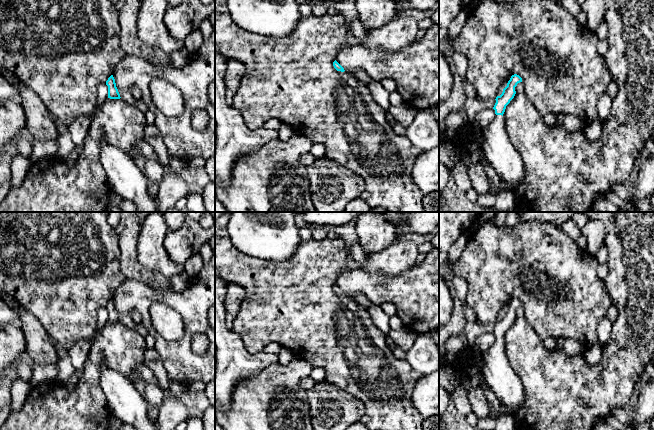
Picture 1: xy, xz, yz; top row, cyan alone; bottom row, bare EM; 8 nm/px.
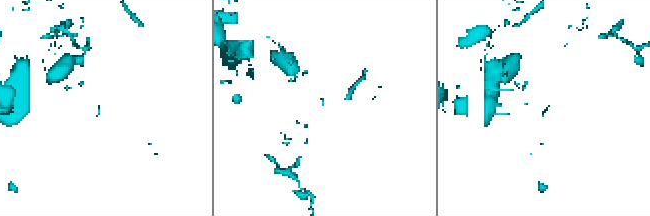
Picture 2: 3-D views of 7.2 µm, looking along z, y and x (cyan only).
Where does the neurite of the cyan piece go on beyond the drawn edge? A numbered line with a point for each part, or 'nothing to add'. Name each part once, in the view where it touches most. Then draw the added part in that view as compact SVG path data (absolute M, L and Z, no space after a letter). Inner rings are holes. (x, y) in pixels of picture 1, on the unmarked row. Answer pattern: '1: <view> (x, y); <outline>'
1: yz (498, 375); M502 339L482 354L484 366L481 376L485 384L494 392L510 414L521 408L526 398L523 383L516 372L511 368L504 349Z

